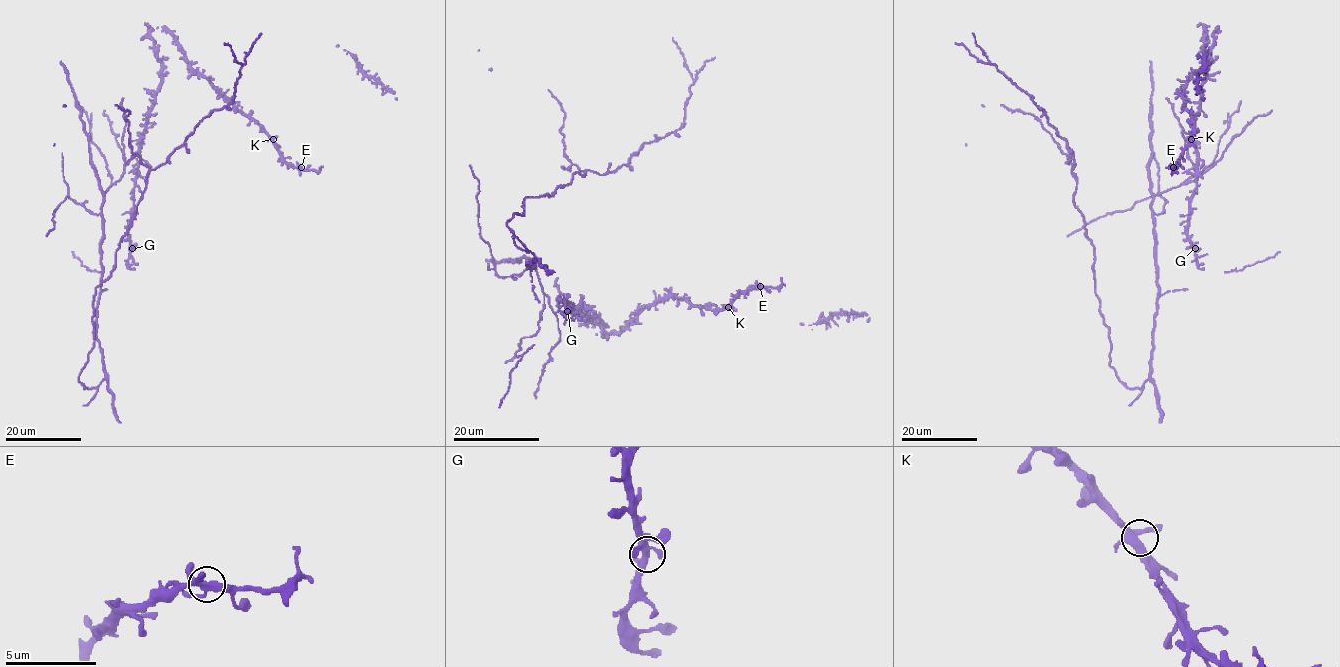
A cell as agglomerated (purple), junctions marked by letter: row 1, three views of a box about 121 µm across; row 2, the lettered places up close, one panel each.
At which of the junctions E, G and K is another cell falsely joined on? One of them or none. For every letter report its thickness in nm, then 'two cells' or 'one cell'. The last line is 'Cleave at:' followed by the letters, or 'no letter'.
E: calibre 380 nm; one cell
G: calibre 360 nm; one cell
K: calibre 400 nm; one cell
Cleave at: no letter

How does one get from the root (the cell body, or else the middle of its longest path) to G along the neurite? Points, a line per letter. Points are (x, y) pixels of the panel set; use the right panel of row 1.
G: (1155, 264), (1152, 199), (1197, 177), (1187, 153), (1189, 140), (1196, 151), (1197, 167), (1187, 240), (1195, 249)

